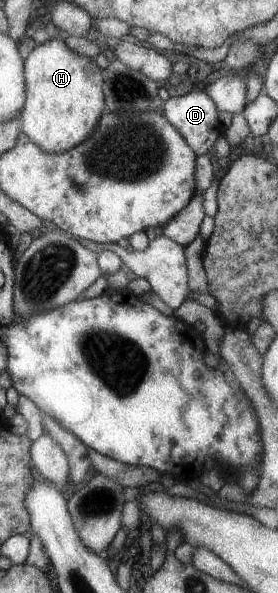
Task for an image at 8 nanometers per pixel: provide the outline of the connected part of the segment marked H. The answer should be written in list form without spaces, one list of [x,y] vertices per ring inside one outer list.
[[[61,38],[37,45],[25,60],[27,99],[21,109],[21,132],[45,153],[63,153],[85,141],[106,111],[106,74],[93,58],[73,53]]]

